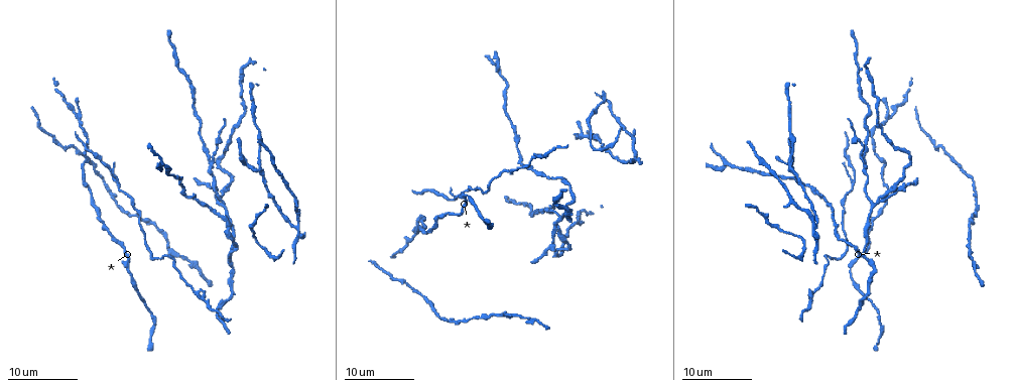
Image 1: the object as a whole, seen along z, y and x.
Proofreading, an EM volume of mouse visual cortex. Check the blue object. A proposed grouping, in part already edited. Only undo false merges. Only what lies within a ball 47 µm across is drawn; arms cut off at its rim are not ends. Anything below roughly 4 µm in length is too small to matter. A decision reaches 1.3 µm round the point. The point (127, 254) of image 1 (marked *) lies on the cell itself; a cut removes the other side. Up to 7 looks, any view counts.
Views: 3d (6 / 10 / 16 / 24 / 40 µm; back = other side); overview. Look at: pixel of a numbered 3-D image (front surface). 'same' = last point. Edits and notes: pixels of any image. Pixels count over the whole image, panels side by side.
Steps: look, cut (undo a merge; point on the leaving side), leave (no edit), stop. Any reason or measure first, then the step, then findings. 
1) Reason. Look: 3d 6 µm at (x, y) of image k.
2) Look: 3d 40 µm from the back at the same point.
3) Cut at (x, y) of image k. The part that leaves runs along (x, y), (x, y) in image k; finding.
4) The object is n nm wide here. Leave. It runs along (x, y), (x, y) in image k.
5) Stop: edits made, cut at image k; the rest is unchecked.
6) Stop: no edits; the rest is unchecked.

Look: 3d 10 µm at (848, 249) of image 1.

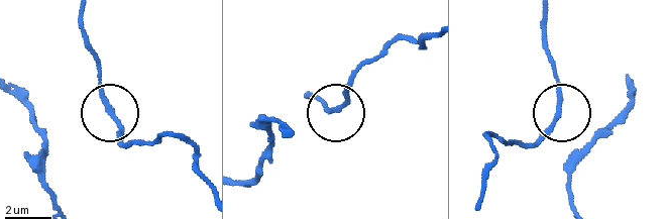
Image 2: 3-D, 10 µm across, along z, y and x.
Leave. Continuous, no second cell.

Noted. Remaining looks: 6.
Three-way junction. Look: 3d 6 µm at (258, 171) of image 1.

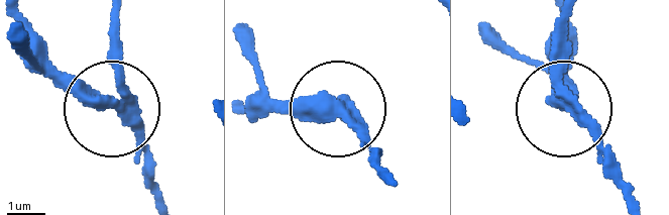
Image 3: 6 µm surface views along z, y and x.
The object is 330 nm wide here. Cut at (69, 91) of image 3. The part that leaves runs along (116, 109), (81, 93), (23, 16) in image 3; a second cell is stuck on.

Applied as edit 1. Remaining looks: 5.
Redraw. Look: overview.

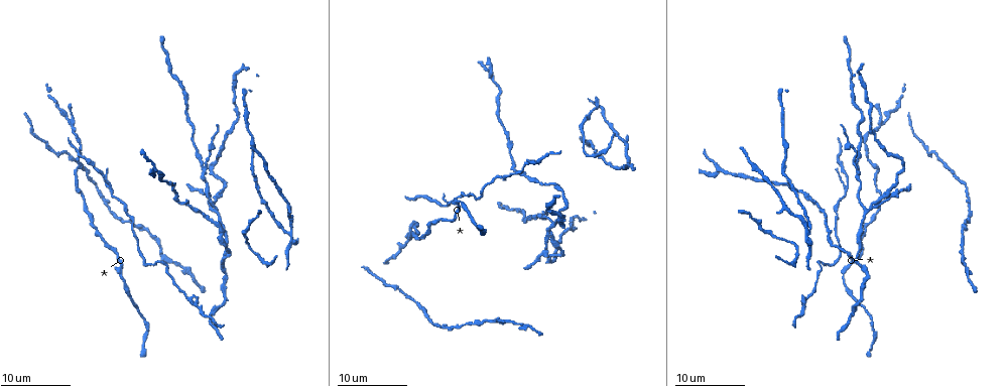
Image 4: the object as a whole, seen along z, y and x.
Three-way junction. Look: 3d 10 µm at (856, 260) of image 4.

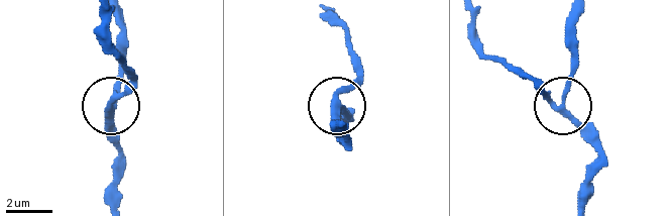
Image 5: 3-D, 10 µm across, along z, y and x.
Zoom in. Look: 3d 6 µm at (562, 109) of image 5.

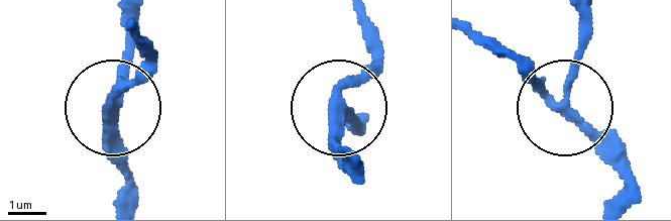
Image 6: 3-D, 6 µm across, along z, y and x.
Leave. One cell here.

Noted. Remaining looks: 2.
Branch point. Look: 3d 6 µm at (875, 205) of image 4.

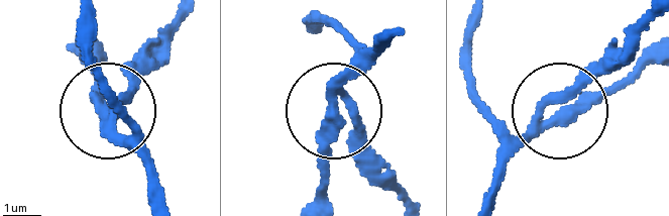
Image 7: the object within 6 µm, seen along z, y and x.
Leave. It runs along (395, 34), (337, 95), (324, 189) in image 7; continuous, no second cell.

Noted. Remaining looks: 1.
Stop: edits made, cut at image 3; the rest is unchecked.

